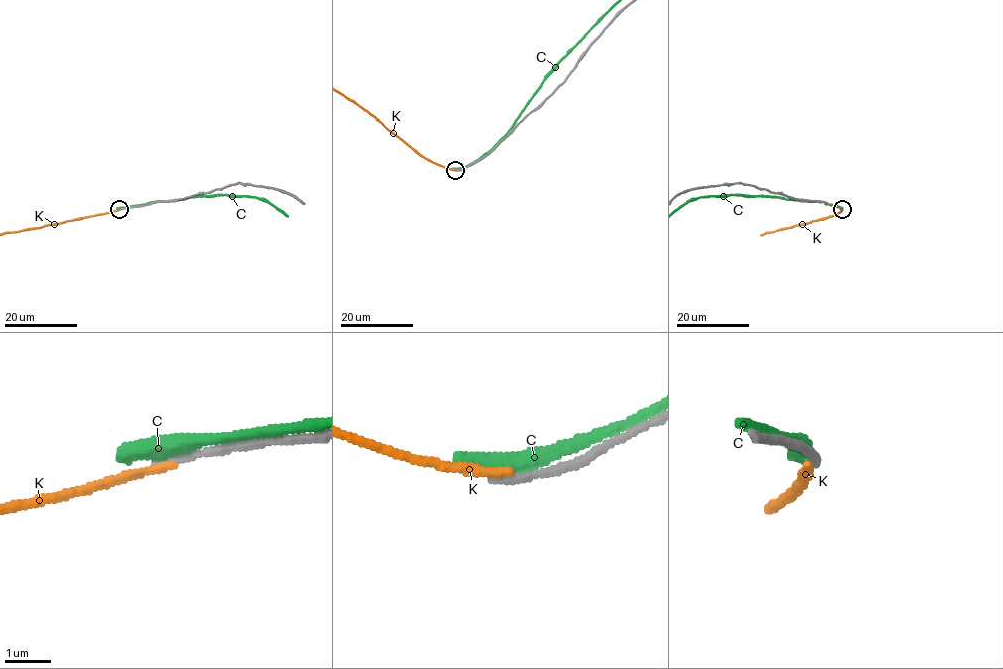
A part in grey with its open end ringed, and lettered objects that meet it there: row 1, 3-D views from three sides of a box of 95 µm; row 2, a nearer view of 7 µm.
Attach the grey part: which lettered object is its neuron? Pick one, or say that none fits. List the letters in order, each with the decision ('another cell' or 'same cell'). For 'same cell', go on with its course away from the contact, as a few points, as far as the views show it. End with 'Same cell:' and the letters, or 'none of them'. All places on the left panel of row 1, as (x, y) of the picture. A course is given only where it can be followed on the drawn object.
C: another cell
K: another cell
Same cell: none of them

